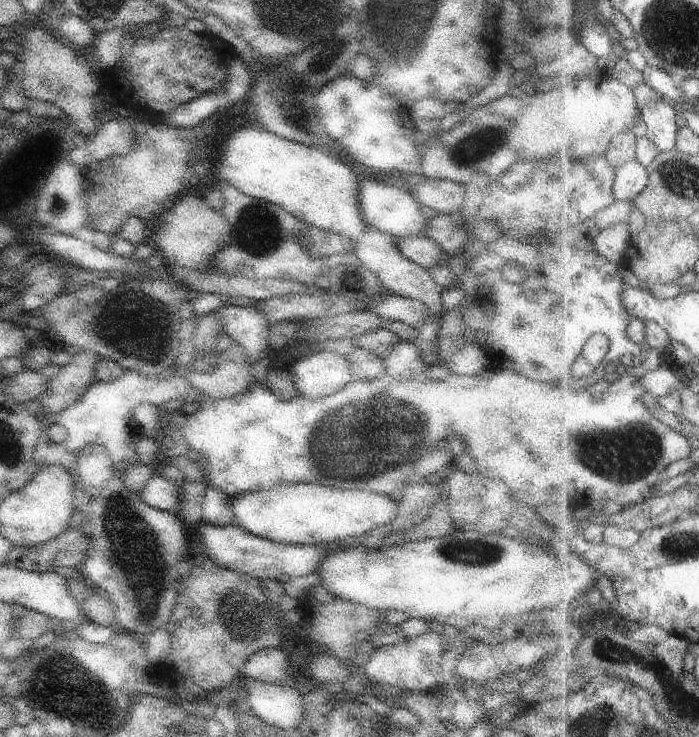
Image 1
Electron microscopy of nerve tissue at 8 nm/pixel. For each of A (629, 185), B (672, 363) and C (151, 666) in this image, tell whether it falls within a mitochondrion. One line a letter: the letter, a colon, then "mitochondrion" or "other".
A: other
B: other
C: other

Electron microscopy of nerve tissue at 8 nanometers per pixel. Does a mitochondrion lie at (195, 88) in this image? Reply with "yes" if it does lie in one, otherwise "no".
no

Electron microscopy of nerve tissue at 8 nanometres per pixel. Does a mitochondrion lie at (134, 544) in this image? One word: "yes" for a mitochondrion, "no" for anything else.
yes

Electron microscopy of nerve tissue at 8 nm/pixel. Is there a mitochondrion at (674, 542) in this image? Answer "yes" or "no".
yes

